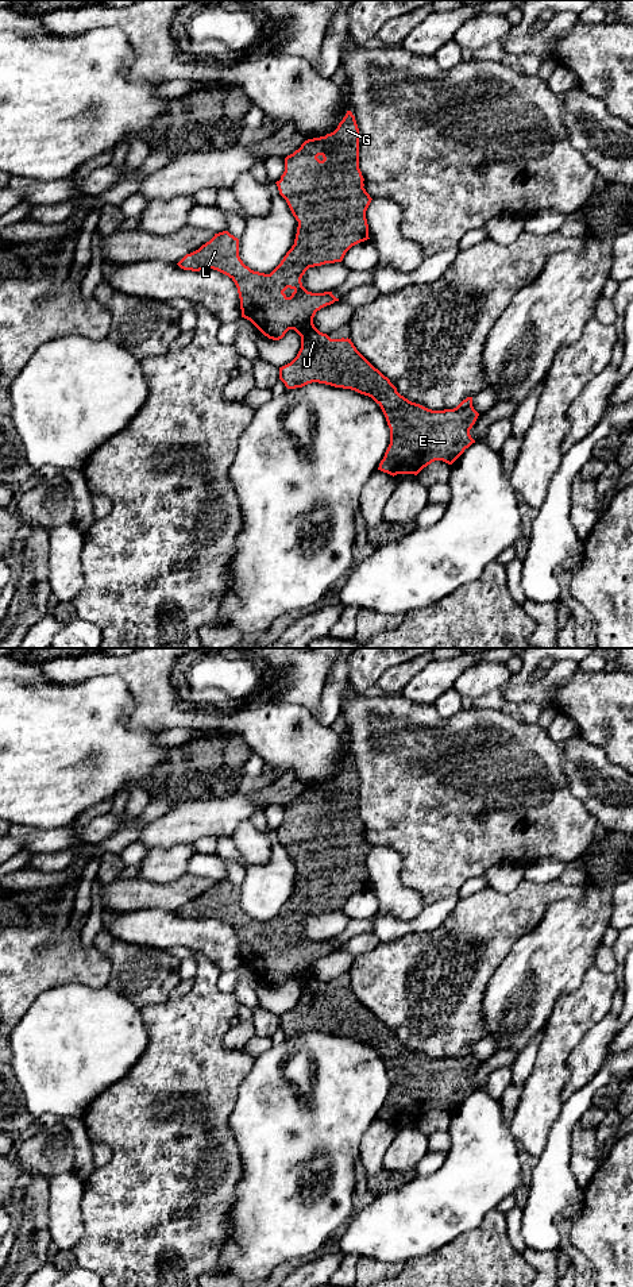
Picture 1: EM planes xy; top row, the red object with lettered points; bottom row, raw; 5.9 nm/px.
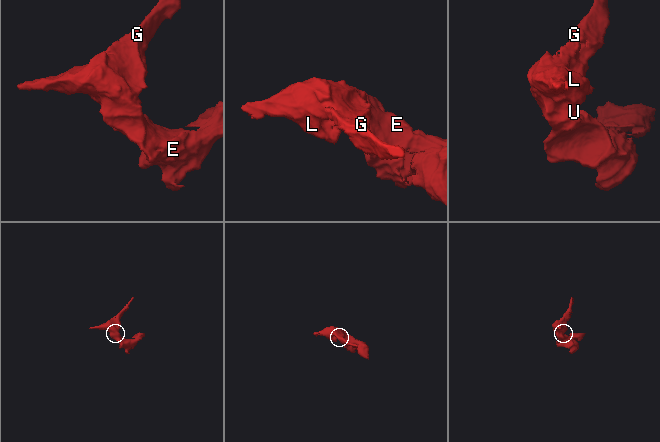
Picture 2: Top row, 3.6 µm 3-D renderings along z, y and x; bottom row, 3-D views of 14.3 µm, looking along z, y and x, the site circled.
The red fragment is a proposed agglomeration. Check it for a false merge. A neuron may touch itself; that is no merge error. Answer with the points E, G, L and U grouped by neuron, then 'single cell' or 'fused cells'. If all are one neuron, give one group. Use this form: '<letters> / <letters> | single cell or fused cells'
E G L U | single cell

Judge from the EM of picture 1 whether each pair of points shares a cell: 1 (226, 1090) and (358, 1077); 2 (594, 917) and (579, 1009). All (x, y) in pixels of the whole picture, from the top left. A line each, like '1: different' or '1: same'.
1: different
2: different

